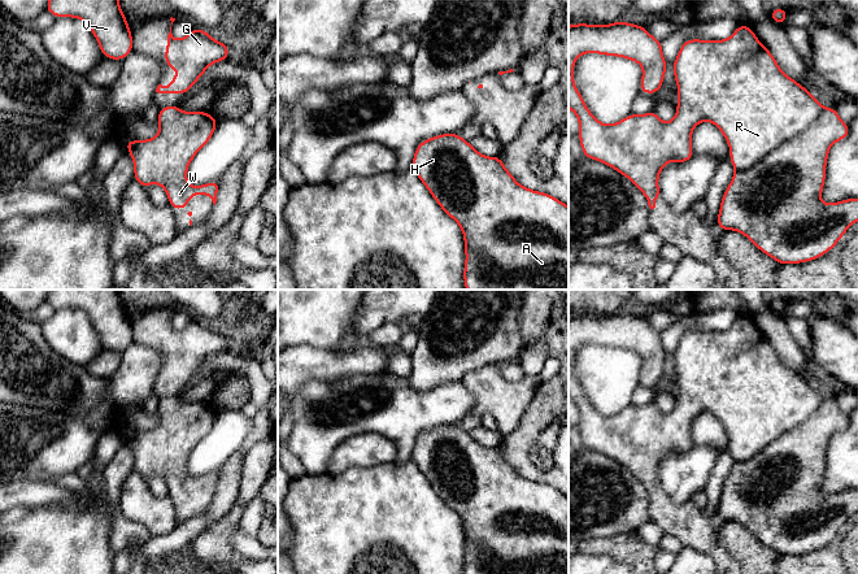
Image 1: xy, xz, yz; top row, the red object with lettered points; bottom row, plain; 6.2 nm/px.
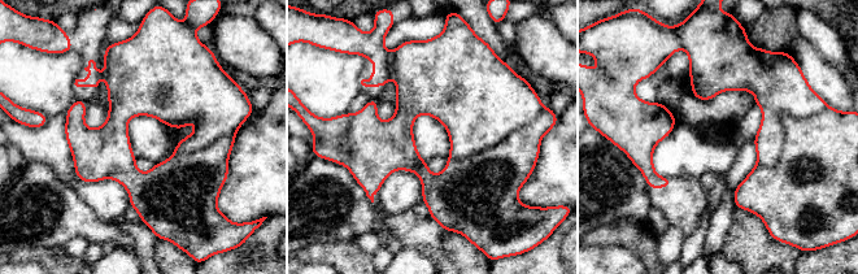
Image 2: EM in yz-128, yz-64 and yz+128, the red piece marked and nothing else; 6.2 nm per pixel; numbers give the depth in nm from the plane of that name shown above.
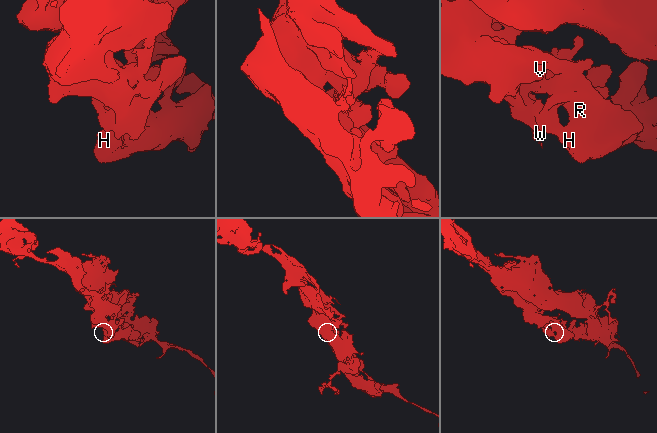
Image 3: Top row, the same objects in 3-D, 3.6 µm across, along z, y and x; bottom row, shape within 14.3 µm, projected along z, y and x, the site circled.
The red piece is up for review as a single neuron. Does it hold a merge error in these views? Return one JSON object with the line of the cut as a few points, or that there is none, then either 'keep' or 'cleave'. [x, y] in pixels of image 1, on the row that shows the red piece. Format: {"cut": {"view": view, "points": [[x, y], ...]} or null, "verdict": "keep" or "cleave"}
{"cut": null, "verdict": "keep"}

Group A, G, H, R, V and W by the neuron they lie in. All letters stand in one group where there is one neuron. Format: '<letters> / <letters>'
A G H R V W

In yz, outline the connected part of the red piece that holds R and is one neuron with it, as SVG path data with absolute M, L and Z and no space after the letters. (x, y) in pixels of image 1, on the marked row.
M617 21L610 25L574 23L569 26L569 108L579 121L579 142L583 156L606 164L627 177L646 197L650 209L661 196L658 178L662 168L670 161L688 162L693 156L691 144L693 129L702 121L714 123L724 135L732 153L728 160L736 169L733 178L723 192L717 226L744 234L759 251L779 265L802 264L819 258L829 252L845 231L858 221L858 199L844 199L824 204L820 193L826 182L826 168L829 148L833 143L849 136L849 125L842 122L836 108L823 108L807 88L783 73L772 53L757 39L748 25L739 25L724 40L685 40L675 60L674 77L678 84L678 112L665 123L654 110L645 114L628 114L613 125L601 123L584 104L574 83L574 64L580 55L598 53L632 60L641 65L641 94L658 94L663 79L666 60L662 40L652 36L644 26Z

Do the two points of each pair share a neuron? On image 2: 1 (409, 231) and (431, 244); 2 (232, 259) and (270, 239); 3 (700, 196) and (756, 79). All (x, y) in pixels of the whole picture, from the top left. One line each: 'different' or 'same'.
1: same
2: same
3: same

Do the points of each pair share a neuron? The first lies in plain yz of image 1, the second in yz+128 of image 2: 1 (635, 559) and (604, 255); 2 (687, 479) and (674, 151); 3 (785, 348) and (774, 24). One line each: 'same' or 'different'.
1: different
2: same
3: different

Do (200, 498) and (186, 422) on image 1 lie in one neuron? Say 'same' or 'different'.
same

